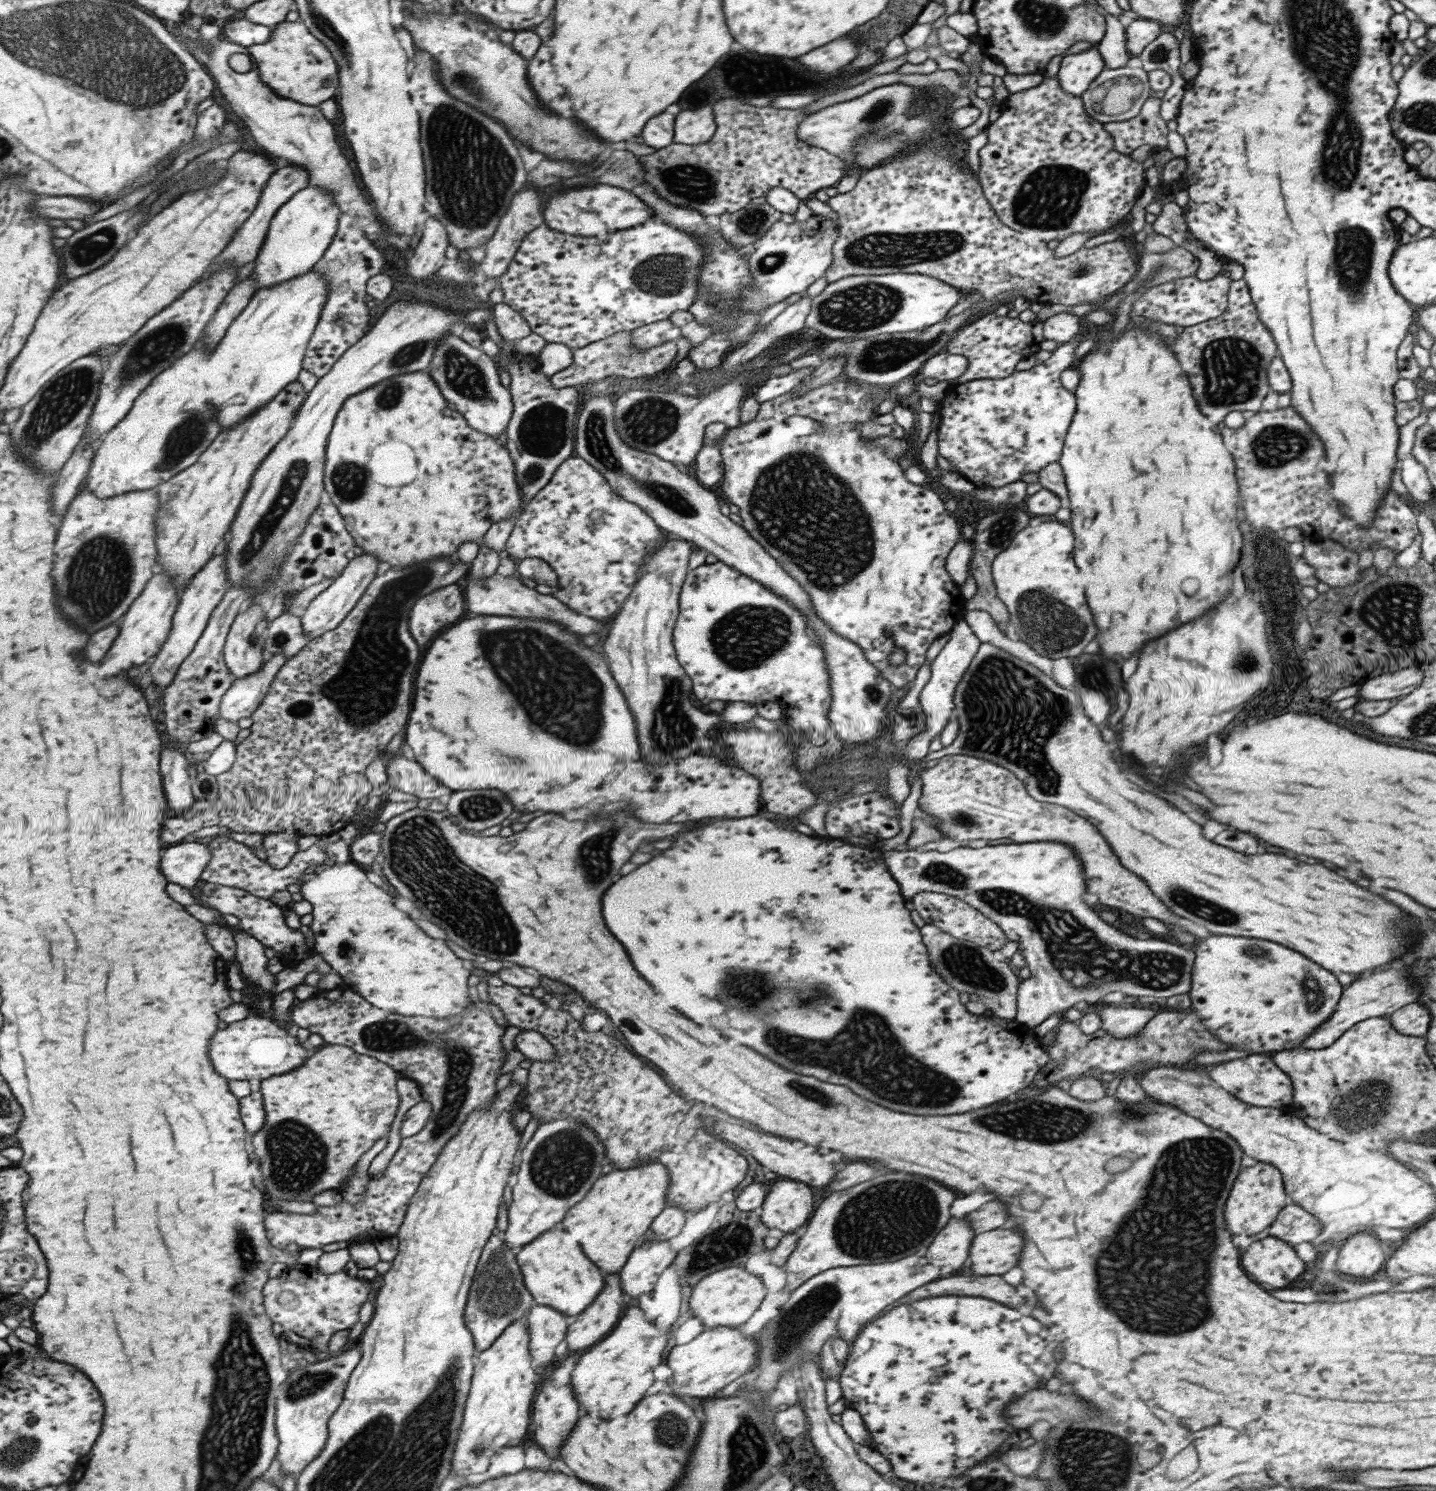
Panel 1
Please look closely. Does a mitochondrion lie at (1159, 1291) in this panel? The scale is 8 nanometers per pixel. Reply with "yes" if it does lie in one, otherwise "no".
yes

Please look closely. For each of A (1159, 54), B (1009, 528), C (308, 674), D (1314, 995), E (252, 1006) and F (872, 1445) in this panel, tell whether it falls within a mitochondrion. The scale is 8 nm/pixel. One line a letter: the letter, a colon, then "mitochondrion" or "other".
A: mitochondrion
B: mitochondrion
C: other
D: mitochondrion
E: other
F: other

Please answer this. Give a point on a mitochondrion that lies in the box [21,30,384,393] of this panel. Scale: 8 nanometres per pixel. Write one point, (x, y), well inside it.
(155, 348)

